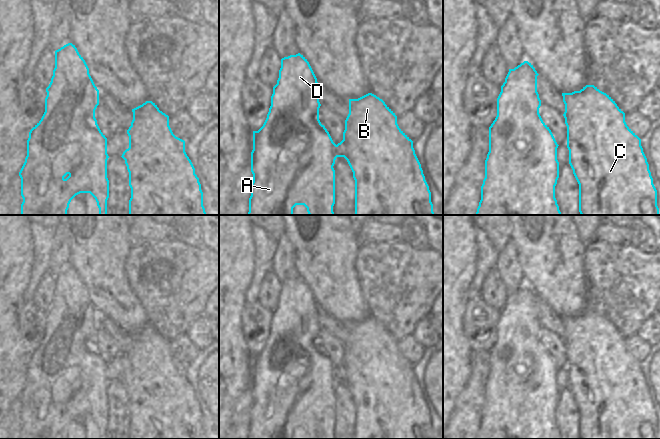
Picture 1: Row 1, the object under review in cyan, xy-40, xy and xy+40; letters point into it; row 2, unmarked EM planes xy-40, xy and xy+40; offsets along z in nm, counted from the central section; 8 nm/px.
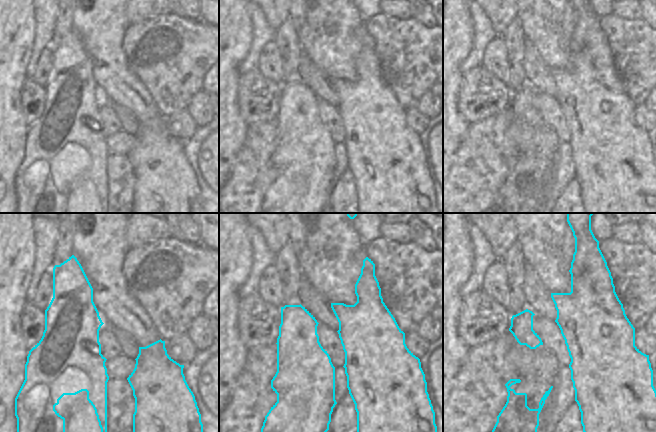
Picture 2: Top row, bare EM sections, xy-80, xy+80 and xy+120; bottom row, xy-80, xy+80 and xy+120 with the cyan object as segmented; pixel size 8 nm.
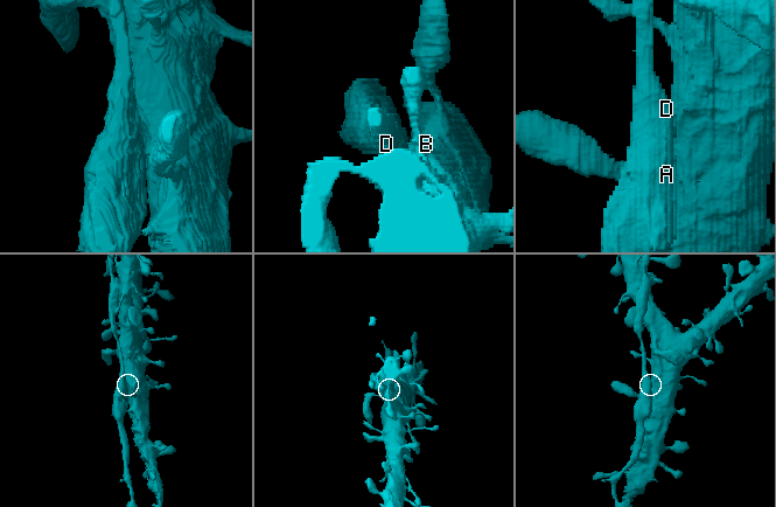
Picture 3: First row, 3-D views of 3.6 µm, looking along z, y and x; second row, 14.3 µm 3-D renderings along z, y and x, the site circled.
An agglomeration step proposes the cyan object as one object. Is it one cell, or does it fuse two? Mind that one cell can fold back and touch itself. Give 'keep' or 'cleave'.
cleave

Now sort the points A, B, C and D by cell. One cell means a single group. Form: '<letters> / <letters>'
A D / B C

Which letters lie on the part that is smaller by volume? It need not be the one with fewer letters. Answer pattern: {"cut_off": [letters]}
{"cut_off": ["A", "D"]}

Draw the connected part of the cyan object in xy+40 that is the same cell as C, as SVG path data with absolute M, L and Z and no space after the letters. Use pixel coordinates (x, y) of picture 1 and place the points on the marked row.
M594 85L562 93L569 164L579 184L581 215L660 215L657 190L641 139L627 126L625 113Z

